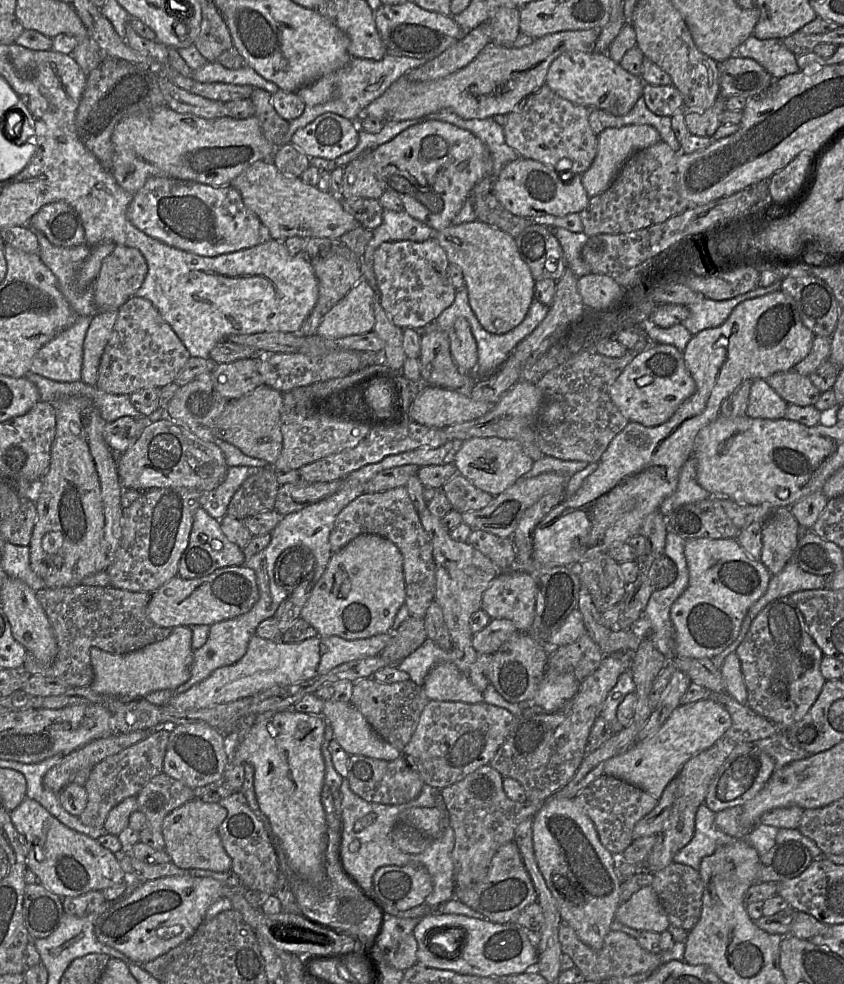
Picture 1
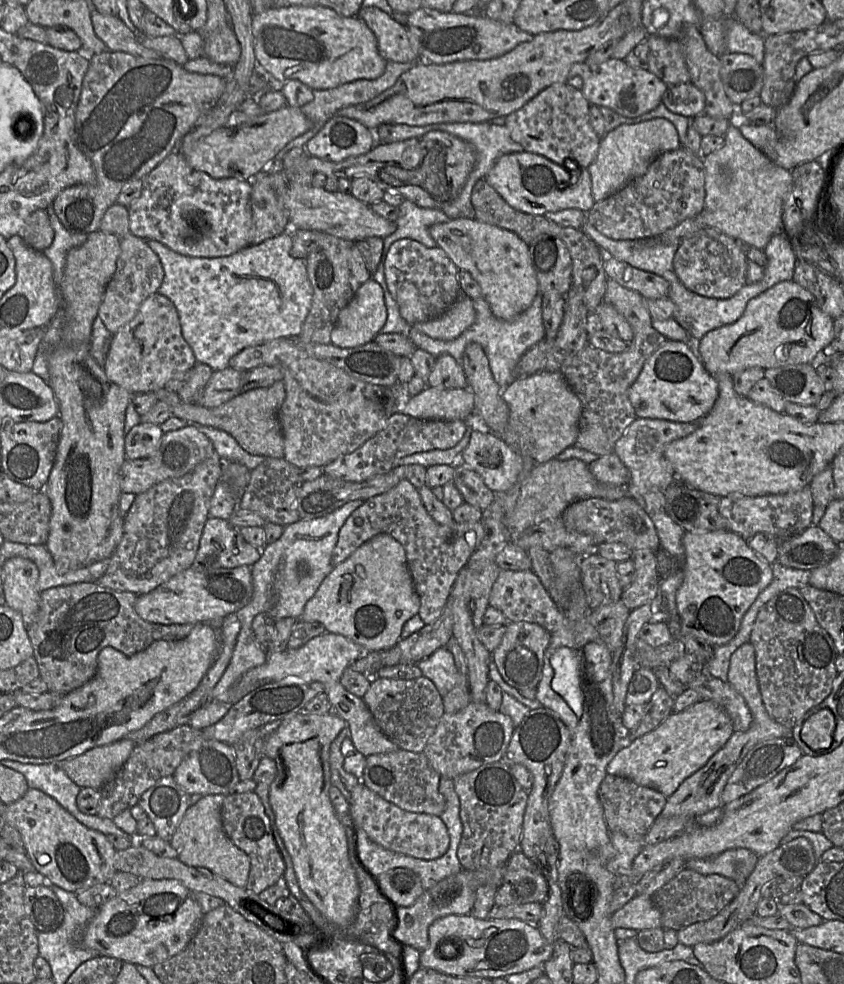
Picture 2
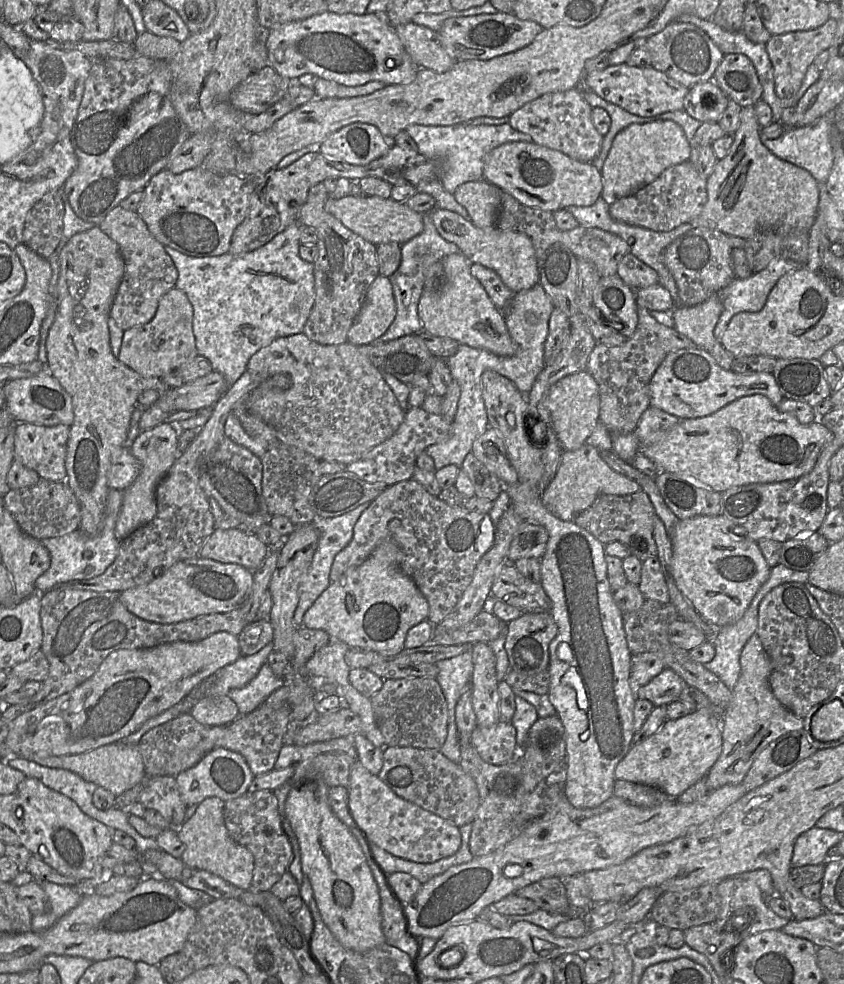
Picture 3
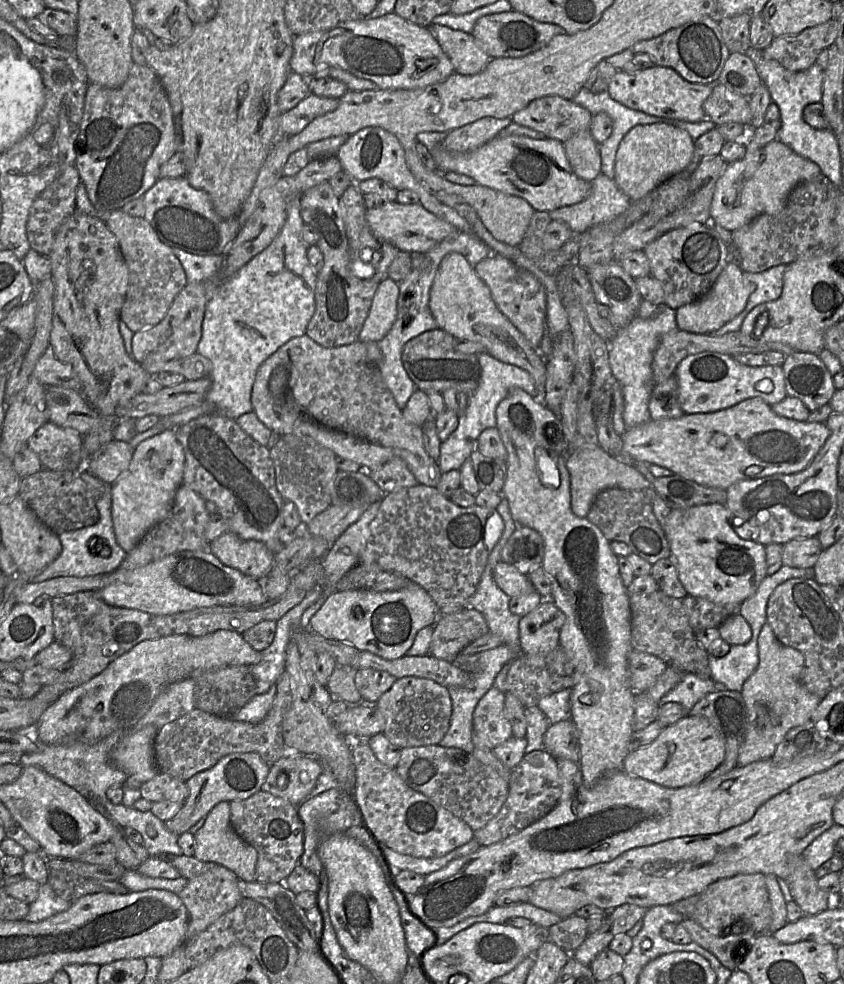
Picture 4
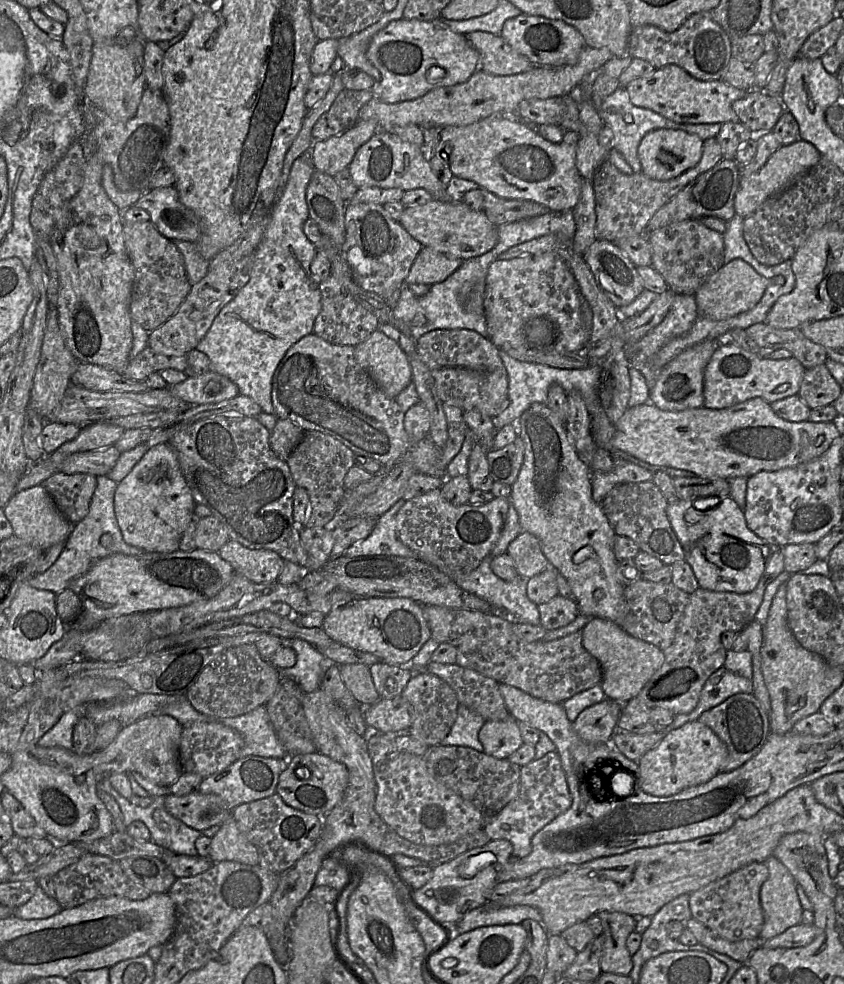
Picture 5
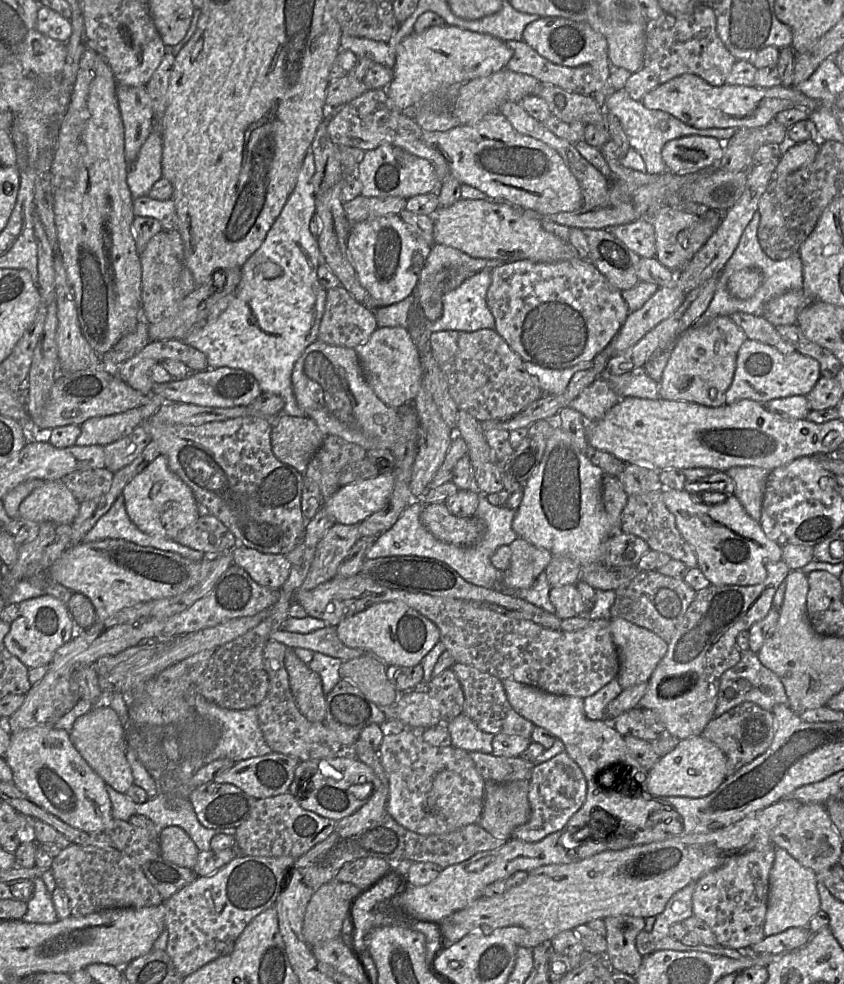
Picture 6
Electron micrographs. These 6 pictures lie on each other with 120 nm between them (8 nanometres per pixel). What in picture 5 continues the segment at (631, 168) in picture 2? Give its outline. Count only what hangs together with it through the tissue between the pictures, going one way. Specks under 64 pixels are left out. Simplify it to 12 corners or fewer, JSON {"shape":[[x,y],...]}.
{"shape":[[667,128],[638,147],[641,173],[676,178],[700,161],[703,140]]}

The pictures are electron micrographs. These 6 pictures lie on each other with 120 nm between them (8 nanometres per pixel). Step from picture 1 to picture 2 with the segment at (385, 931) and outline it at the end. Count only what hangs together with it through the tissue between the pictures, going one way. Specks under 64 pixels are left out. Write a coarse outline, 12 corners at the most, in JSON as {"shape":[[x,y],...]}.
{"shape":[[503,867],[462,869],[399,908],[393,937],[420,952],[428,928],[470,914],[476,889],[499,887]]}

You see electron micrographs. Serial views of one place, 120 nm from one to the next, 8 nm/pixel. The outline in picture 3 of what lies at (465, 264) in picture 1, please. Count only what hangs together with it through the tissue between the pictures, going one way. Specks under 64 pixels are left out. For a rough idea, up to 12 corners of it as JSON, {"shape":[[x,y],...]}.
{"shape":[[447,209],[429,214],[472,264],[494,270],[514,293],[538,283],[524,233],[480,228]]}

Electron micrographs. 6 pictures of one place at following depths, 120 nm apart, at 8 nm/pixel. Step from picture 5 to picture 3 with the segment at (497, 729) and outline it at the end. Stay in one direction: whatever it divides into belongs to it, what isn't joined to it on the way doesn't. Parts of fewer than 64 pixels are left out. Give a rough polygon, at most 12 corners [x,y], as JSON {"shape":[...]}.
{"shape":[[470,646],[478,726],[501,720],[495,655]]}

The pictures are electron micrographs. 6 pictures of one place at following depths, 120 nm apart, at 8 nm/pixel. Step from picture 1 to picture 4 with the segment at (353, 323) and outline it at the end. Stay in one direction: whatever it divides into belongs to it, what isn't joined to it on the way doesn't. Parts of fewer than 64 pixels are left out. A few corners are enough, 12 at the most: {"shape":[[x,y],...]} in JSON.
{"shape":[[398,282],[379,284],[358,340],[378,342],[397,318]]}

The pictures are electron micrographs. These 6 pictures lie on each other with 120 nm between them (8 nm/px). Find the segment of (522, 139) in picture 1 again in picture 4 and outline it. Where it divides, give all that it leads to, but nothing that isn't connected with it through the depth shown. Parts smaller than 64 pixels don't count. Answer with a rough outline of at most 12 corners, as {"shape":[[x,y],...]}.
{"shape":[[544,96],[511,121],[564,143],[590,129],[587,109]]}

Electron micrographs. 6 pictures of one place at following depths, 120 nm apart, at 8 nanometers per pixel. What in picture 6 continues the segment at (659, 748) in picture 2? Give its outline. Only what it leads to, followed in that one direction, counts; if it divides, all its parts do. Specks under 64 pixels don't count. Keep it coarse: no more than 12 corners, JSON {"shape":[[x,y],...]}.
{"shape":[[702,735],[648,771],[653,796],[699,798],[726,778],[726,756]]}

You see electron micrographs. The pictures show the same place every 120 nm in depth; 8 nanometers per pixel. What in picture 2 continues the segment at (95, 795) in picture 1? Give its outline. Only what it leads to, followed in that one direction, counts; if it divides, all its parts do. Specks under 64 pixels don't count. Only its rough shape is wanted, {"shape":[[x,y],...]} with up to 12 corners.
{"shape":[[182,725],[137,745],[99,789],[113,819],[204,742]]}

